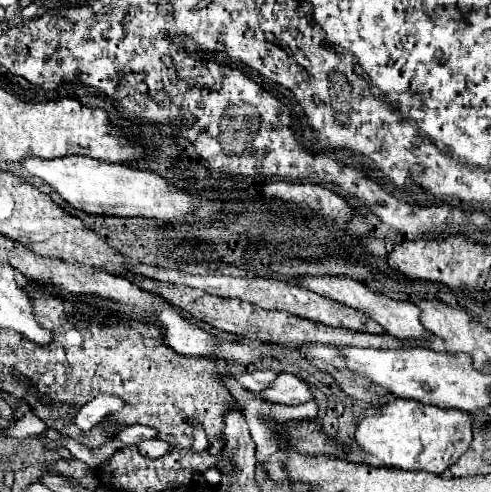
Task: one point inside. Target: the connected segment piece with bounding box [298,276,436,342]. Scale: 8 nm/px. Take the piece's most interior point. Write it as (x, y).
(400, 319)

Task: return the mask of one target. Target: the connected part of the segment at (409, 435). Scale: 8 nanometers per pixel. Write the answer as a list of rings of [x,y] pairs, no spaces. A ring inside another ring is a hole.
[[[396,398],[392,404],[382,406],[374,416],[360,420],[354,440],[364,454],[378,458],[386,468],[442,474],[468,450],[472,442],[472,418],[464,410],[442,410],[422,402]]]

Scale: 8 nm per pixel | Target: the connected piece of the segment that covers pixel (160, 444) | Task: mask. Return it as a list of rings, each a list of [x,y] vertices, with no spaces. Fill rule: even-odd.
[[[144,438],[138,442],[138,448],[140,454],[146,458],[160,458],[160,456],[172,452],[172,446],[160,438]]]

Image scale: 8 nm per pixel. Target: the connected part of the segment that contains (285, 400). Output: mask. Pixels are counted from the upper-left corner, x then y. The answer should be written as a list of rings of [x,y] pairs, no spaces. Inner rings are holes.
[[[284,372],[266,390],[262,390],[258,396],[262,400],[274,402],[274,404],[288,404],[288,406],[304,404],[312,398],[308,384],[304,380],[296,378],[294,374],[284,374]]]

